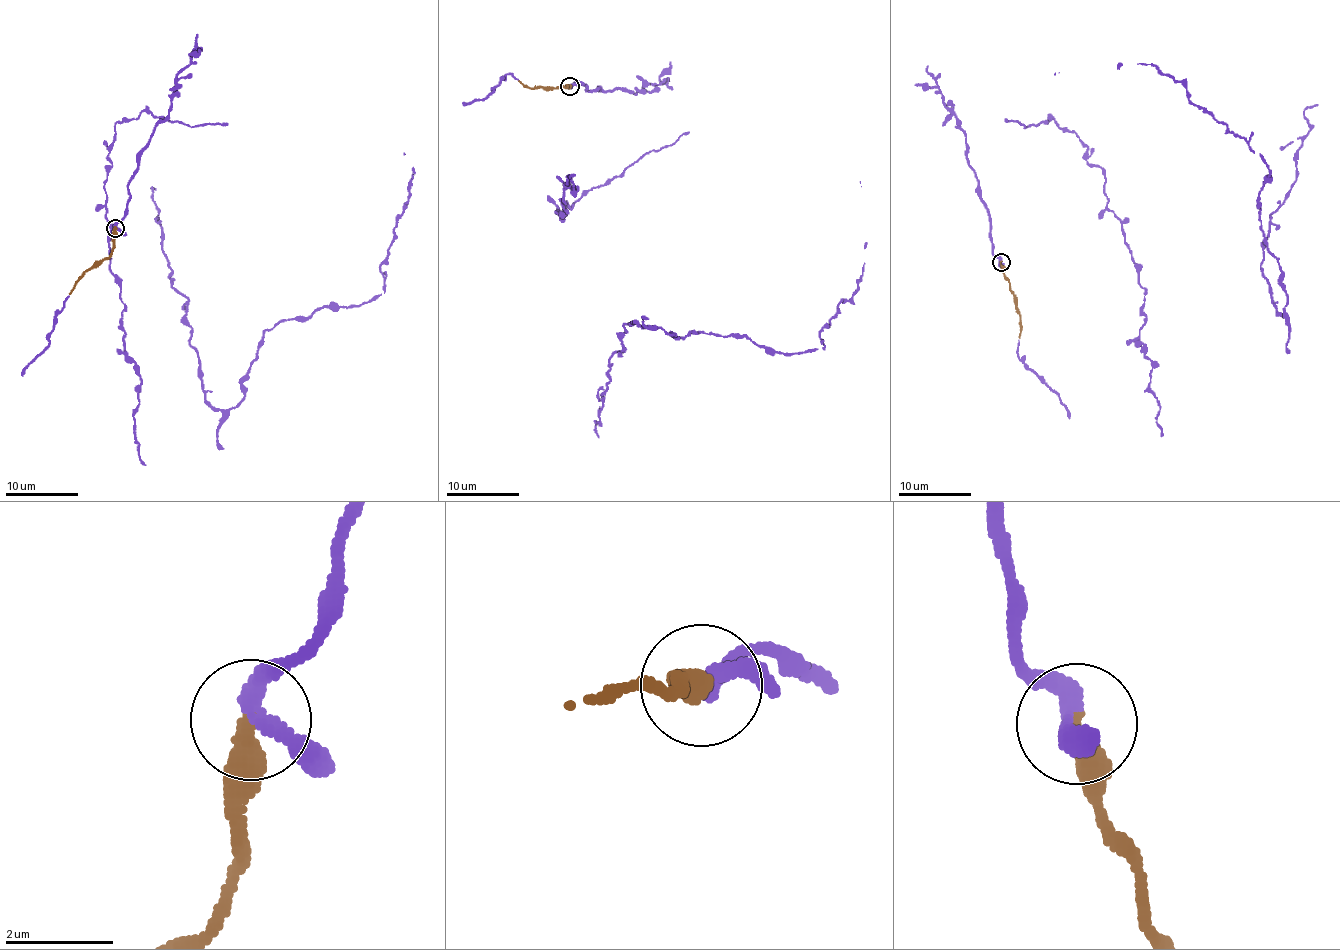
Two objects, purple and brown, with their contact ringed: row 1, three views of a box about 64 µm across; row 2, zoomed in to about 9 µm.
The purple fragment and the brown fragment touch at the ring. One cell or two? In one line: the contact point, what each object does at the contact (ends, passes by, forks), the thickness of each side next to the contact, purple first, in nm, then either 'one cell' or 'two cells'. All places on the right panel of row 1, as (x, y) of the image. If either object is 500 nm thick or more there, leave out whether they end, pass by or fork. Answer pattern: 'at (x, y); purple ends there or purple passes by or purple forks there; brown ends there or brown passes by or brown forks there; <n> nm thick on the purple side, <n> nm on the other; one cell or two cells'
at (1001, 262); purple passes by; brown ends there; 280 nm thick on the purple side, 440 nm on the other; one cell

